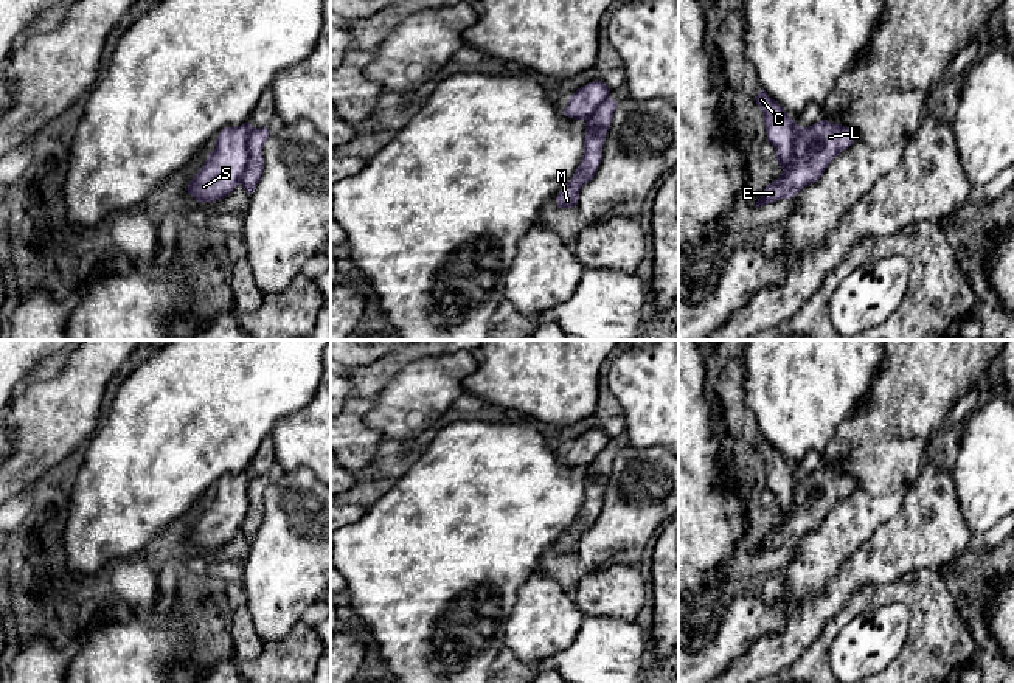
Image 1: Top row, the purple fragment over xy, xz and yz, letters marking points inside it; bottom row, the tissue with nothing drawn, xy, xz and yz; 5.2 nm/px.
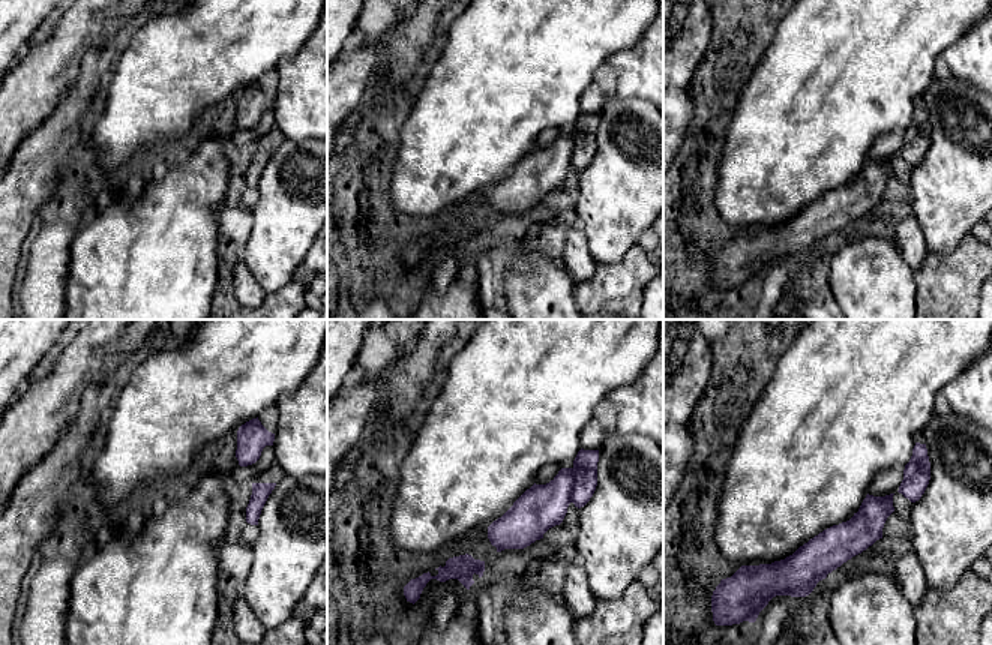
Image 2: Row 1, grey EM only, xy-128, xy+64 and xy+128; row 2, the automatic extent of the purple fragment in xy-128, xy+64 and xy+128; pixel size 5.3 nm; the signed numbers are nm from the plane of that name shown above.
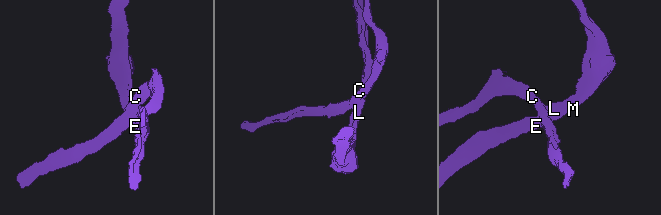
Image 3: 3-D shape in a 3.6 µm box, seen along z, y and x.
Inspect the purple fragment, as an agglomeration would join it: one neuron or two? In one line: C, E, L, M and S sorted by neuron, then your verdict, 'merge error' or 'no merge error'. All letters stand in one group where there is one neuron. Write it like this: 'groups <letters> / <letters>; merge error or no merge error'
groups C S / E L M; merge error

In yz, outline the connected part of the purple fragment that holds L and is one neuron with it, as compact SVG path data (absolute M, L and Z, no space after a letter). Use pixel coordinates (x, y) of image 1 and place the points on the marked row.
M821 120L795 133L795 157L790 165L780 165L783 172L769 183L756 202L756 208L780 199L792 199L804 186L815 183L828 165L848 149L859 133L846 126Z

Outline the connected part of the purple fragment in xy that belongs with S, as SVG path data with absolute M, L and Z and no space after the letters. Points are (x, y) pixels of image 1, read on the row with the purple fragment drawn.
M252 124L225 127L219 132L216 149L211 151L188 185L188 194L197 202L216 202L227 197L241 182L248 163L248 133Z

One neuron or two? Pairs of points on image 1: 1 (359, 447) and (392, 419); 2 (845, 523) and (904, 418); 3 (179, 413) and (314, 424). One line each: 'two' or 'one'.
1: two
2: one
3: two

